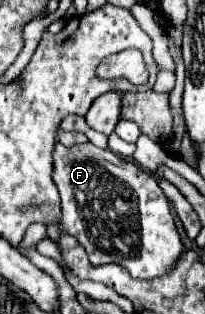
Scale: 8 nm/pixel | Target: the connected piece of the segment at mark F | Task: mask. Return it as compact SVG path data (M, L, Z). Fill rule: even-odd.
M92 142L74 146L74 148L64 148L62 144L56 144L52 180L62 200L60 220L56 224L48 224L48 238L54 244L58 244L62 234L70 234L84 246L92 266L120 264L128 268L130 276L138 280L150 280L150 278L164 276L166 272L174 268L174 264L182 256L184 246L174 226L174 216L172 216L168 198L164 196L156 178L144 172L142 168L138 168L134 162L126 158L118 158L110 150L102 150L94 146Z

